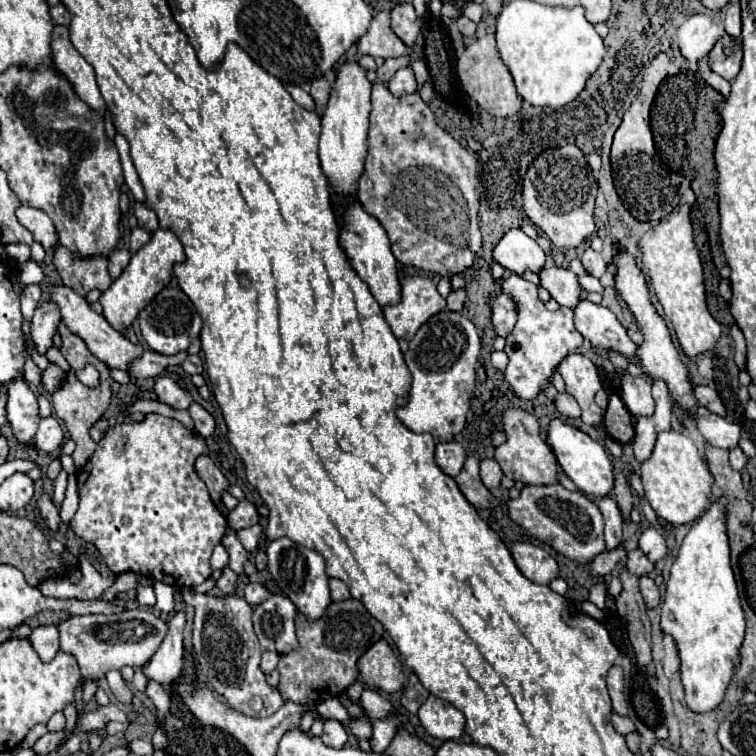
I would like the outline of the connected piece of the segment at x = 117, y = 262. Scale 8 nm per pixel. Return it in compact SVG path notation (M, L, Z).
M115 250L111 256L109 256L109 274L111 274L111 278L117 278L121 272L123 272L123 268L129 264L129 260L131 260L131 254L129 254L129 250Z

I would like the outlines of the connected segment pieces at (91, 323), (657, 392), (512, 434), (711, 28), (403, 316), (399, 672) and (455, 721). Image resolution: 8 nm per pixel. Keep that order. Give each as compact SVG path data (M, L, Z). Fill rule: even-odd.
M53 284L53 286L51 286L51 292L49 292L49 300L59 306L59 310L61 310L61 320L67 324L67 328L69 328L73 334L77 334L77 336L87 344L89 352L91 352L95 358L99 358L101 362L105 362L107 366L119 368L119 370L127 370L127 368L129 368L129 362L135 360L137 356L141 356L141 352L143 352L143 346L141 346L141 344L133 344L133 342L129 342L123 334L119 334L117 330L113 330L113 328L107 324L107 320L105 320L101 314L93 312L93 310L89 308L87 300L85 300L83 296L79 296L77 292L73 292L71 288Z
M655 380L651 384L653 398L655 398L655 414L649 418L635 418L635 438L631 442L637 462L643 462L651 456L657 434L663 430L671 430L671 410L673 400L669 394L669 388L663 380Z
M511 408L503 414L503 428L507 434L507 442L495 450L495 460L499 462L503 474L511 480L533 484L533 486L545 486L545 484L557 484L557 460L551 452L551 448L545 444L545 440L539 434L539 422L535 416L531 416L525 410Z
M695 14L677 30L677 44L689 62L707 56L723 36L723 20L717 14Z
M421 274L401 278L401 288L401 302L395 306L385 306L383 314L397 338L411 340L419 326L433 314L445 310L447 304L445 298L441 298L441 294L437 292L435 282Z
M387 640L375 642L357 662L359 674L363 678L363 684L369 688L381 690L381 692L397 692L403 686L405 674L401 668L401 662L393 654Z
M429 696L419 710L421 726L439 740L459 740L465 728L465 716L453 704Z

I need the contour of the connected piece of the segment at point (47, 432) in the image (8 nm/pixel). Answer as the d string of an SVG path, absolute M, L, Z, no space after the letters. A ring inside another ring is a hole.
M49 416L49 418L41 418L39 422L39 428L37 428L37 434L35 434L35 446L39 450L45 450L45 452L57 452L63 444L63 430L57 422L57 418Z

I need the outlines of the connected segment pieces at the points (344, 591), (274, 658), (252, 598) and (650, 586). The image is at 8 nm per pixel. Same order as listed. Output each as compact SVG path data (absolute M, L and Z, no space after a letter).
M331 578L329 580L329 588L331 588L331 598L333 600L347 600L347 598L351 598L349 588L339 578Z
M263 652L263 658L261 658L261 670L263 670L265 674L269 674L271 670L277 668L277 662L279 662L277 652Z
M247 584L243 596L245 596L245 600L247 600L251 606L257 606L257 604L261 604L263 600L267 600L267 596L271 596L271 592L269 592L265 586L261 586L261 584Z
M641 576L639 578L639 588L641 588L641 594L643 594L643 598L645 598L649 608L659 604L659 588L649 576Z

